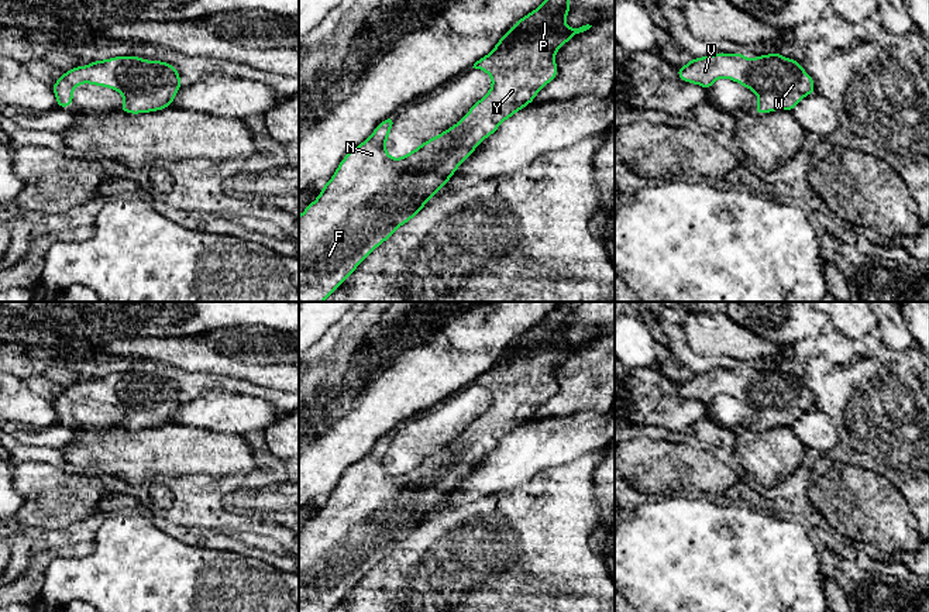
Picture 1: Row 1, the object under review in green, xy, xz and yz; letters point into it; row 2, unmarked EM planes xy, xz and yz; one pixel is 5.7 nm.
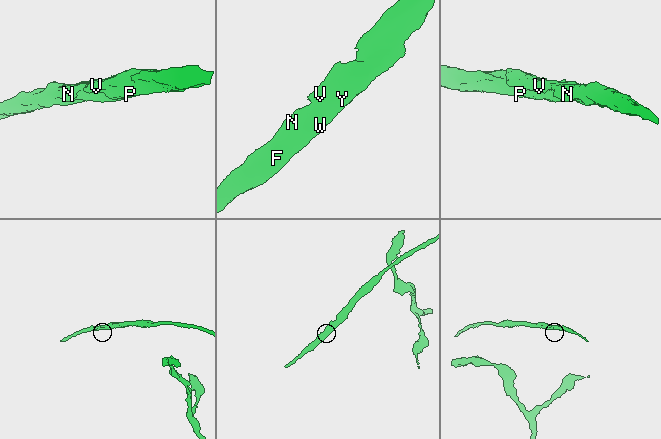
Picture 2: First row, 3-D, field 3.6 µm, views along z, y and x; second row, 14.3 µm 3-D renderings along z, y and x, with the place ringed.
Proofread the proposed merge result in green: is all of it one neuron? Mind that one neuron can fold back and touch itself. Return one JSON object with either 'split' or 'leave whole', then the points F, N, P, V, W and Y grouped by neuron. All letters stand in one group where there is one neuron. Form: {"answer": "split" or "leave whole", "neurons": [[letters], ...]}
{"answer": "leave whole", "neurons": [["F", "N", "P", "V", "W", "Y"]]}

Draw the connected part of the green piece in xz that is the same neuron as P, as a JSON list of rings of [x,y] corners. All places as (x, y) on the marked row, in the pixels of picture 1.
[[[544,0],[536,10],[517,20],[495,48],[474,63],[472,68],[484,71],[492,78],[492,86],[451,128],[424,141],[405,157],[392,158],[386,152],[386,141],[396,118],[389,116],[364,142],[345,154],[331,179],[323,185],[317,199],[309,203],[299,216],[299,302],[324,302],[375,248],[400,226],[410,221],[445,186],[458,166],[485,138],[491,137],[505,120],[531,104],[537,93],[558,76],[558,66],[554,61],[557,51],[572,37],[592,27],[586,24],[570,28],[565,24],[567,14],[574,8],[568,1]]]

